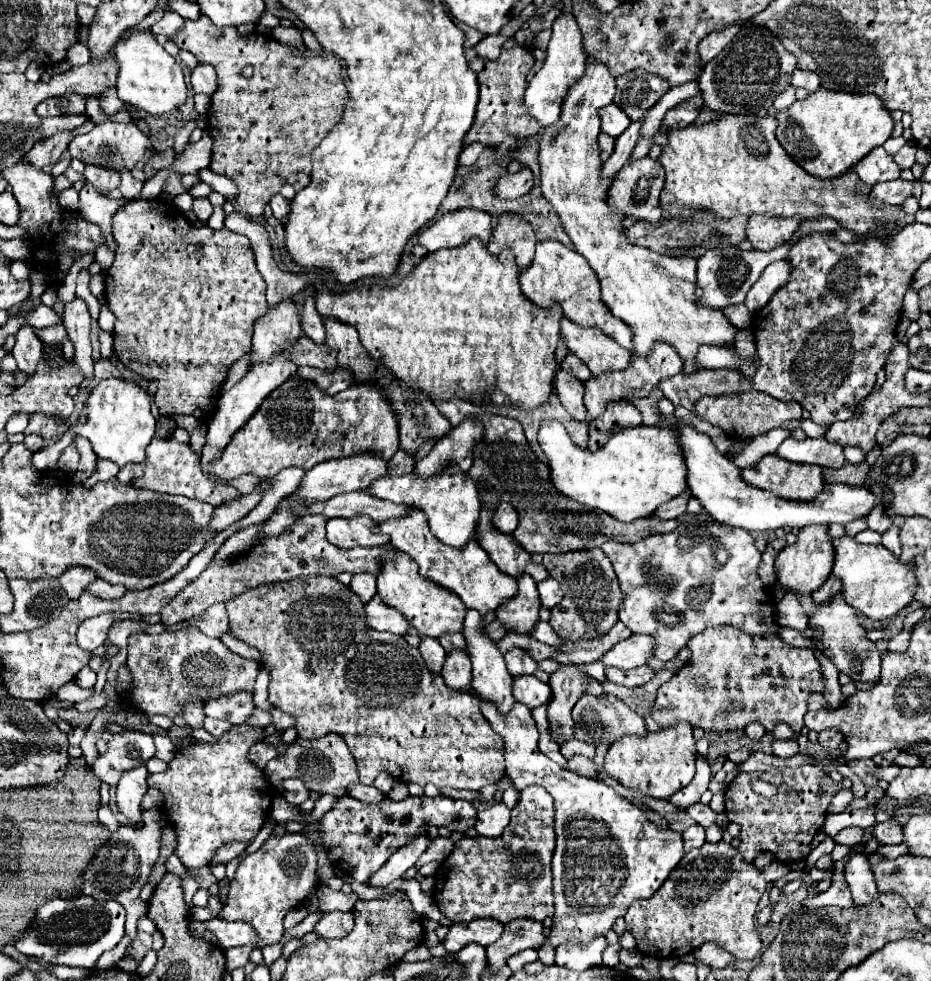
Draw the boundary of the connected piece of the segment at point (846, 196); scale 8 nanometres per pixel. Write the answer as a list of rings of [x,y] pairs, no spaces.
[[[718,114],[716,120],[704,124],[690,124],[686,128],[670,128],[666,132],[668,144],[662,148],[658,162],[664,166],[666,182],[660,194],[660,204],[664,208],[666,218],[688,218],[686,210],[694,208],[708,208],[718,212],[722,218],[732,216],[752,216],[752,214],[772,214],[772,216],[802,216],[802,218],[816,218],[816,216],[830,216],[844,224],[844,228],[852,230],[860,238],[874,232],[880,224],[890,226],[906,226],[914,222],[912,216],[906,216],[900,206],[888,206],[884,202],[868,200],[870,188],[860,184],[860,178],[850,170],[836,178],[816,178],[800,168],[776,138],[776,118],[774,116],[756,116],[756,114]]]

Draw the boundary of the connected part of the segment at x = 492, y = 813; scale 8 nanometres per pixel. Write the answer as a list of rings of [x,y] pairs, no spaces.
[[[498,802],[498,804],[492,804],[490,808],[484,808],[478,812],[478,818],[476,818],[476,832],[480,836],[500,836],[502,830],[508,826],[510,822],[510,810],[508,806],[504,806],[504,802]]]

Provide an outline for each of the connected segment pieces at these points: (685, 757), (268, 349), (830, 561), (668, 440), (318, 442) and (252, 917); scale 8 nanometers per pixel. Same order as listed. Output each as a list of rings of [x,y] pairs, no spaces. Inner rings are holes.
[[[678,722],[658,732],[646,732],[646,736],[624,736],[614,742],[604,756],[604,770],[608,778],[618,780],[624,786],[638,788],[642,794],[666,800],[676,790],[690,784],[694,778],[694,728],[688,722]]]
[[[284,298],[276,306],[268,306],[268,312],[254,322],[250,362],[268,360],[274,352],[288,348],[300,334],[298,306],[292,298]]]
[[[812,524],[800,528],[798,540],[786,546],[776,558],[778,582],[782,584],[782,588],[794,590],[798,594],[812,594],[814,590],[818,590],[830,576],[832,566],[834,566],[834,548],[832,548],[832,538],[828,536],[828,526],[824,524]]]
[[[546,420],[546,422],[542,422],[542,426],[538,430],[538,444],[550,464],[550,482],[564,498],[584,504],[588,508],[608,512],[610,516],[614,516],[616,520],[622,520],[622,522],[632,522],[632,520],[650,516],[660,504],[672,500],[674,496],[678,496],[680,492],[684,492],[688,488],[684,456],[668,428],[654,428],[654,426],[618,428],[608,438],[606,444],[602,444],[596,452],[590,452],[586,448],[576,446],[572,442],[572,438],[568,436],[566,428],[558,420]]]
[[[292,374],[292,378],[276,388],[260,404],[254,416],[232,436],[228,446],[222,450],[222,456],[210,464],[210,474],[226,480],[240,474],[272,478],[290,466],[308,470],[324,460],[344,458],[368,450],[380,452],[386,460],[390,460],[398,446],[398,416],[380,386],[360,382],[336,396],[328,396],[312,384],[312,380]]]
[[[284,834],[268,838],[262,848],[246,856],[230,882],[226,904],[220,912],[224,920],[242,920],[256,928],[268,944],[280,942],[284,928],[282,920],[290,908],[302,906],[306,898],[316,890],[316,844],[304,834]]]

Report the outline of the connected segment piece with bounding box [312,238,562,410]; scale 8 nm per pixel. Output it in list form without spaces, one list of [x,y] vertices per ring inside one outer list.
[[[470,238],[466,244],[458,246],[458,248],[450,248],[450,250],[438,250],[438,252],[430,252],[426,254],[414,268],[412,272],[398,284],[398,286],[360,286],[360,288],[352,288],[350,292],[342,292],[342,294],[334,294],[330,292],[324,282],[320,278],[314,278],[312,284],[316,286],[316,310],[322,316],[334,316],[346,324],[352,324],[358,334],[360,334],[360,342],[362,346],[376,358],[380,360],[386,368],[390,368],[398,380],[402,380],[402,386],[408,390],[408,400],[414,402],[414,394],[412,390],[422,390],[428,394],[428,398],[442,398],[442,400],[450,400],[450,398],[462,398],[462,400],[470,400],[472,396],[480,402],[486,396],[490,396],[492,392],[492,402],[498,406],[520,406],[524,410],[536,408],[540,404],[544,404],[552,392],[552,384],[554,384],[554,374],[556,374],[556,346],[560,340],[560,306],[554,304],[552,308],[538,308],[536,304],[532,304],[532,300],[528,300],[522,290],[520,290],[520,282],[518,282],[518,266],[514,262],[514,254],[510,248],[504,248],[498,256],[492,256],[488,252],[488,246],[484,242],[480,242],[478,238]]]

